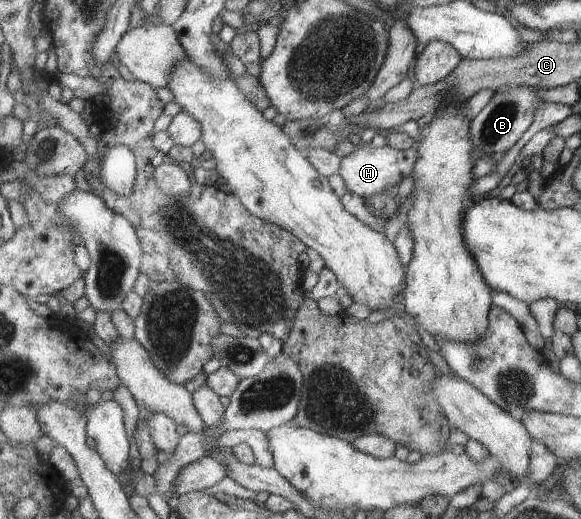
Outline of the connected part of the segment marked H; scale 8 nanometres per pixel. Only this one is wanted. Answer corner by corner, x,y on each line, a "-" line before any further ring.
366,143
355,147
354,151
343,157
341,161
341,171
339,175
343,179
349,192
359,195
359,197
371,197
385,193
399,185
405,177
409,177
414,172
414,165
419,159
417,147
412,145
408,150
399,151
389,147
389,145
380,148
373,148

